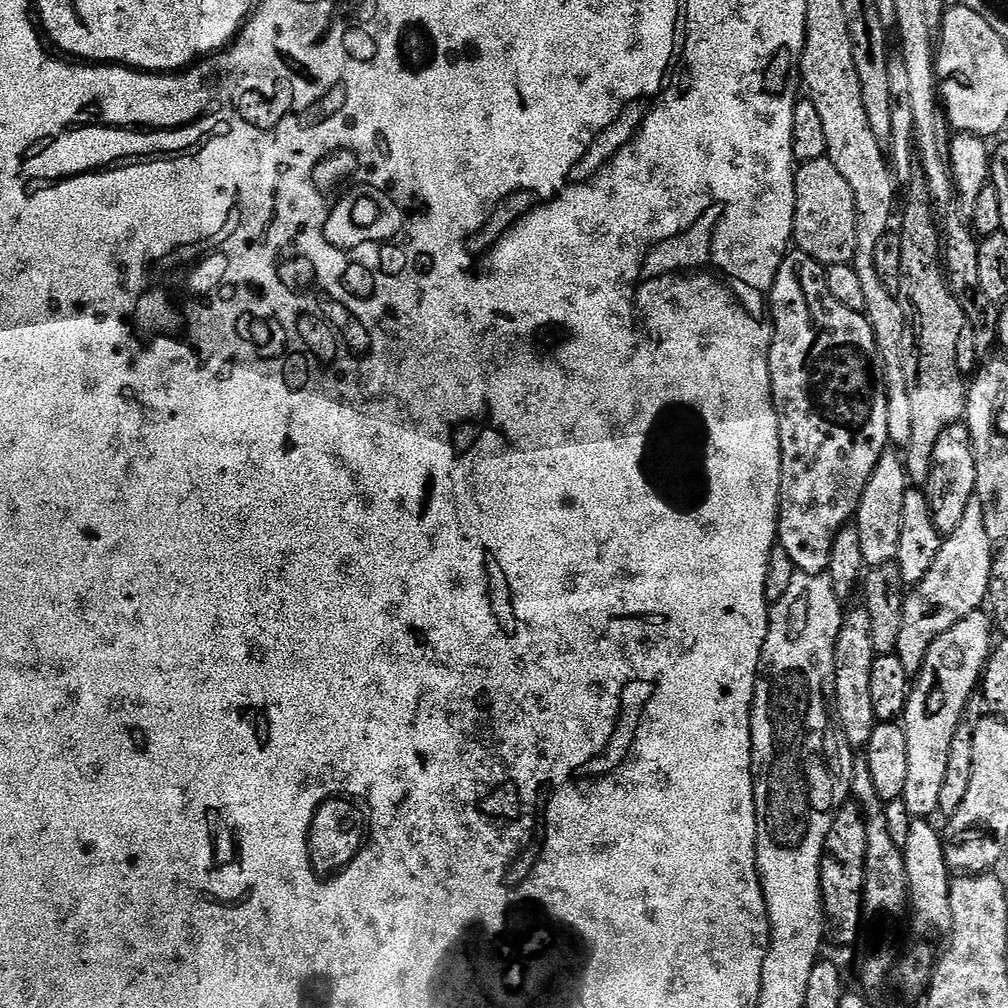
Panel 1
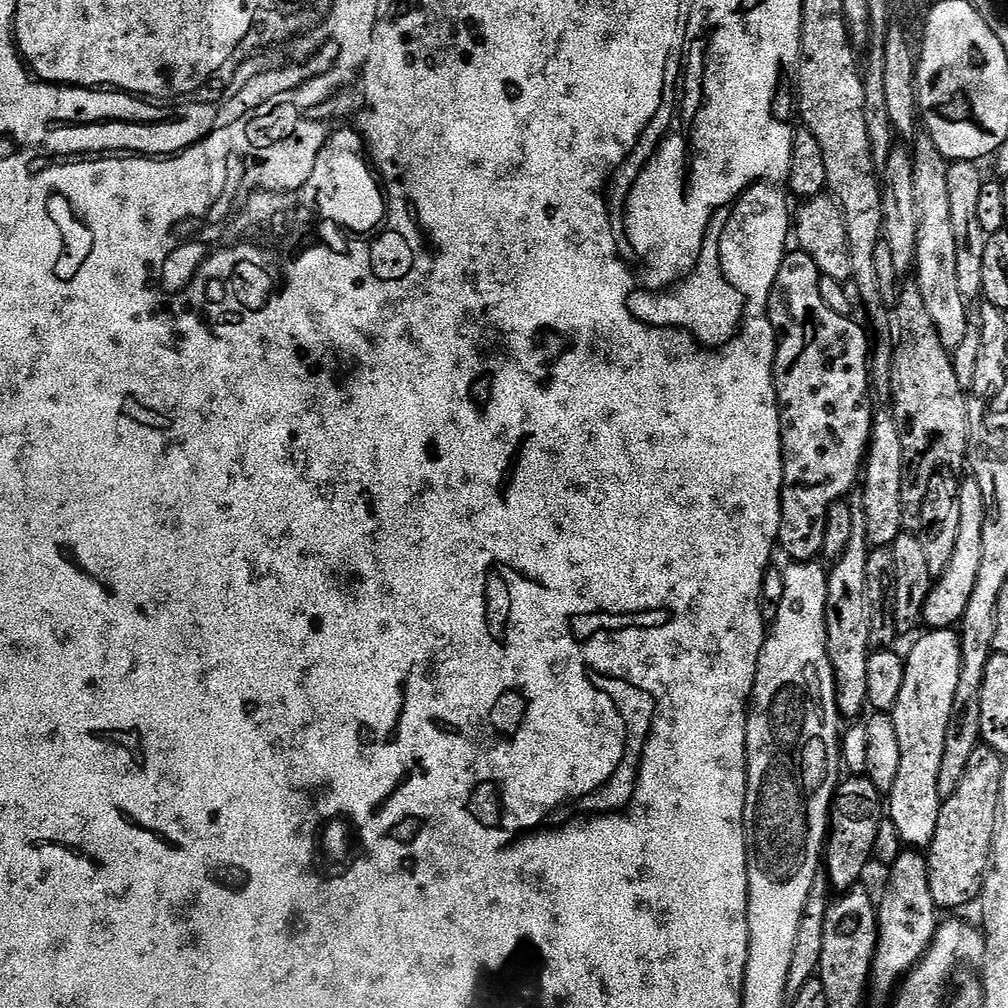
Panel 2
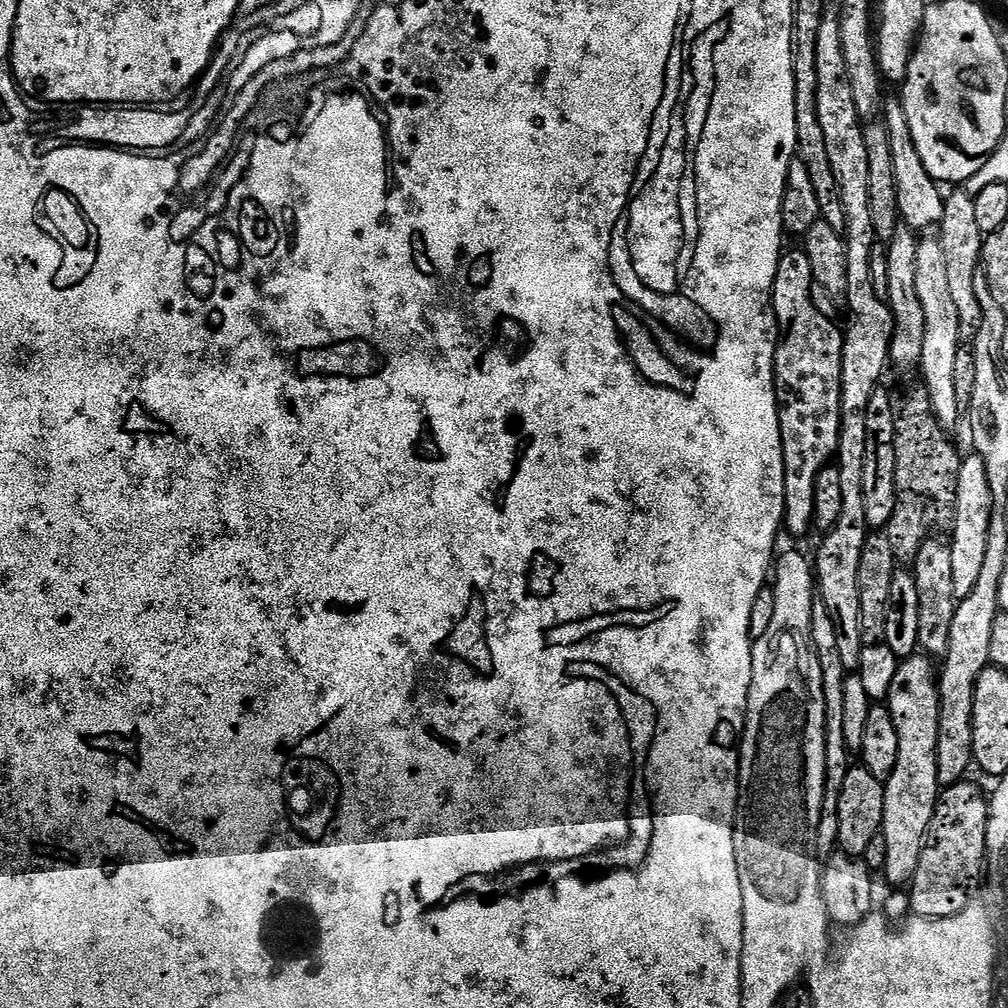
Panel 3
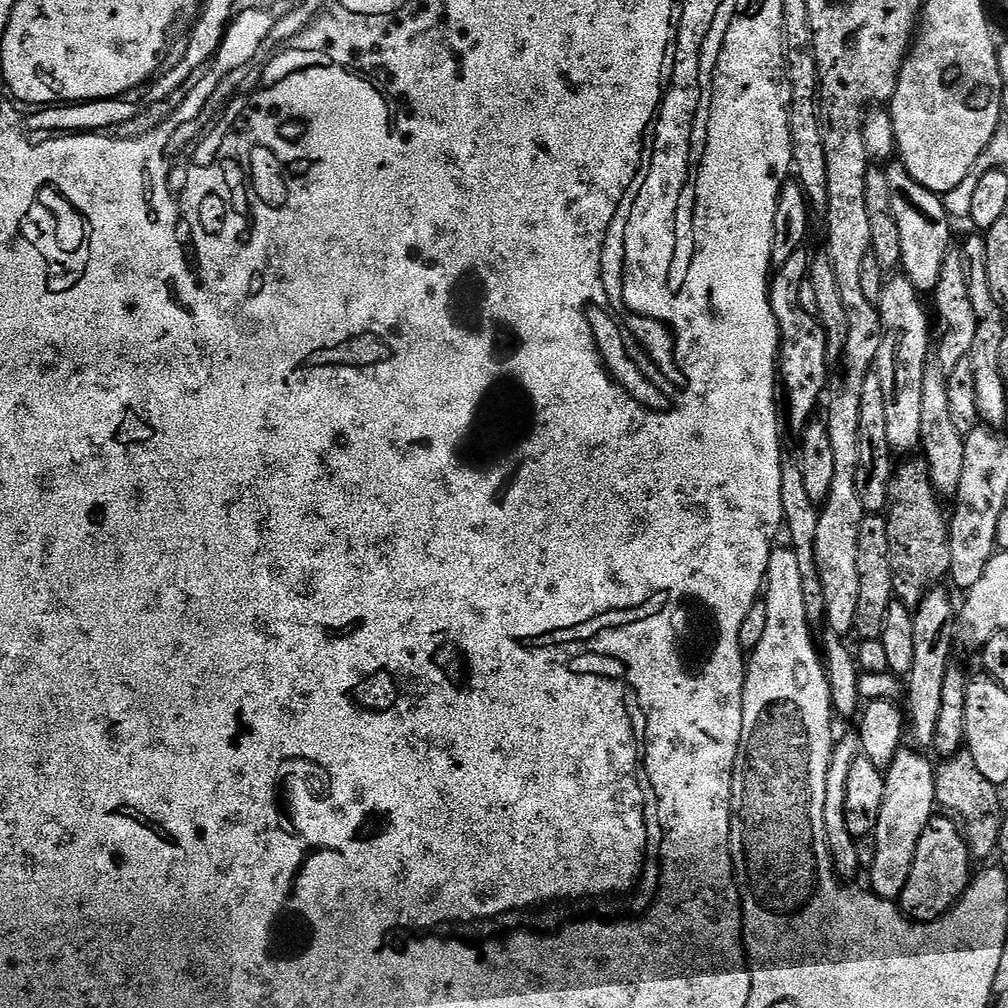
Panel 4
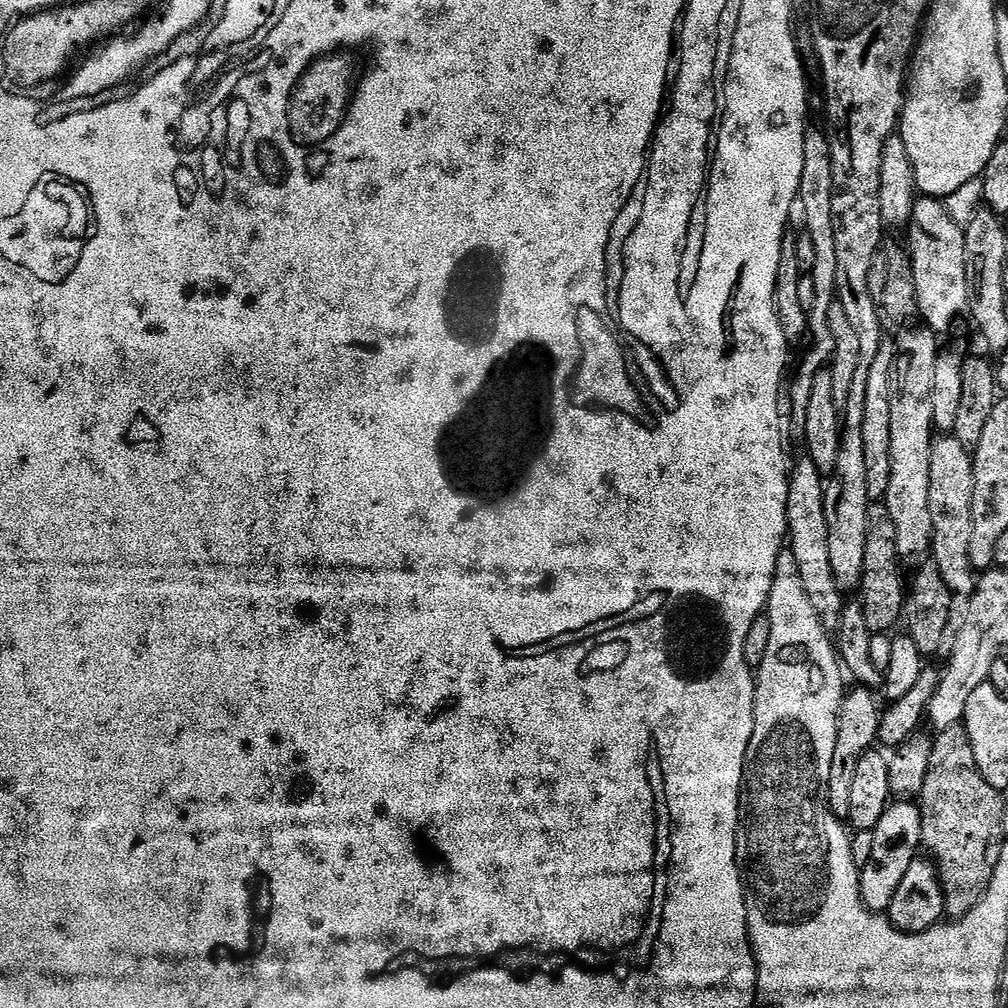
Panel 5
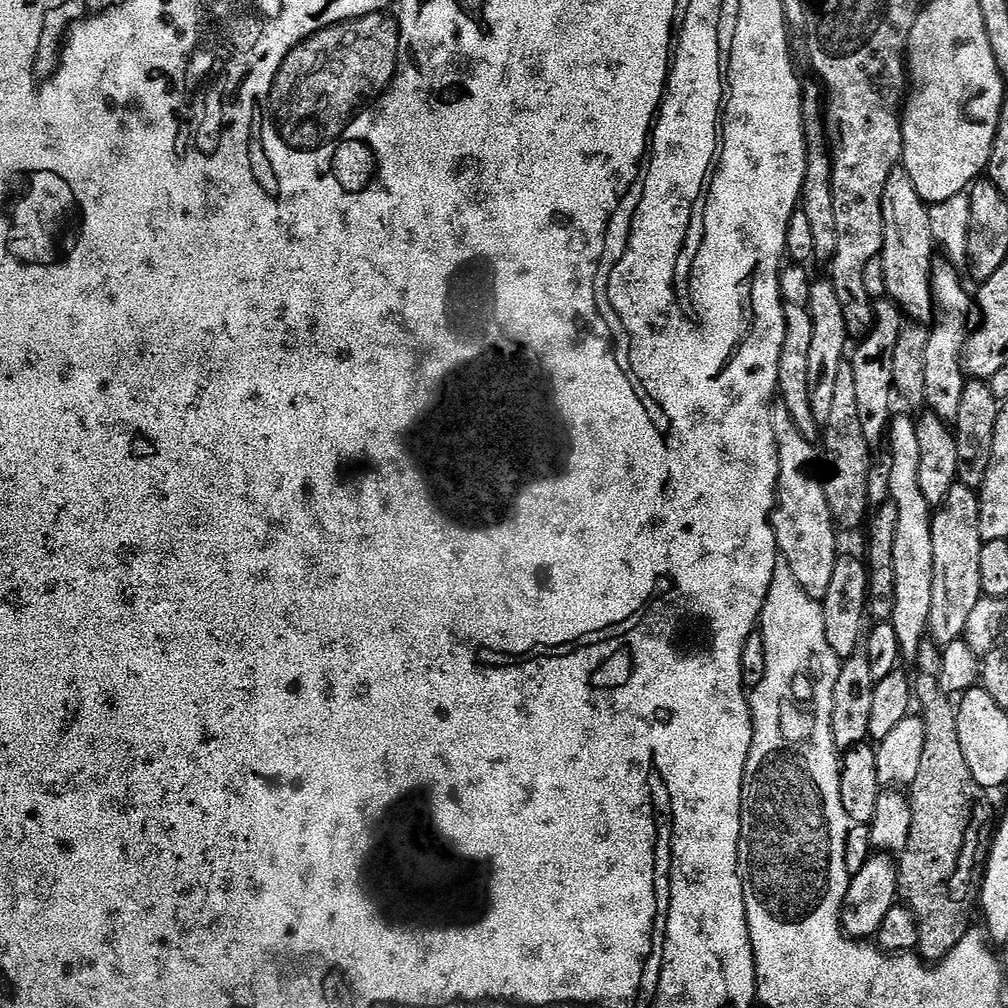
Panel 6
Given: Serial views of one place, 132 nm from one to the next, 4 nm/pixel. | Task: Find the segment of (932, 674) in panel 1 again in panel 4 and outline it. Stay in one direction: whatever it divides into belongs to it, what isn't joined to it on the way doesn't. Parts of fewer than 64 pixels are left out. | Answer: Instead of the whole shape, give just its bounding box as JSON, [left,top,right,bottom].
[872,747,937,901]

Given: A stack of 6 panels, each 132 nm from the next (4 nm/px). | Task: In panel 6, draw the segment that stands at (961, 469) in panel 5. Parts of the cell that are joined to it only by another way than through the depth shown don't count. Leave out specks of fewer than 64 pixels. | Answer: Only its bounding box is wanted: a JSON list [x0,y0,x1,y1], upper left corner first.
[931,487,985,620]

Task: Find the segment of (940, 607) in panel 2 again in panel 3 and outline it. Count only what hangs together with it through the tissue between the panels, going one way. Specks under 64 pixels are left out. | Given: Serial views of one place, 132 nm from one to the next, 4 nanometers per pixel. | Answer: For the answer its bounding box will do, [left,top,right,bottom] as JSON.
[950,454,992,598]

